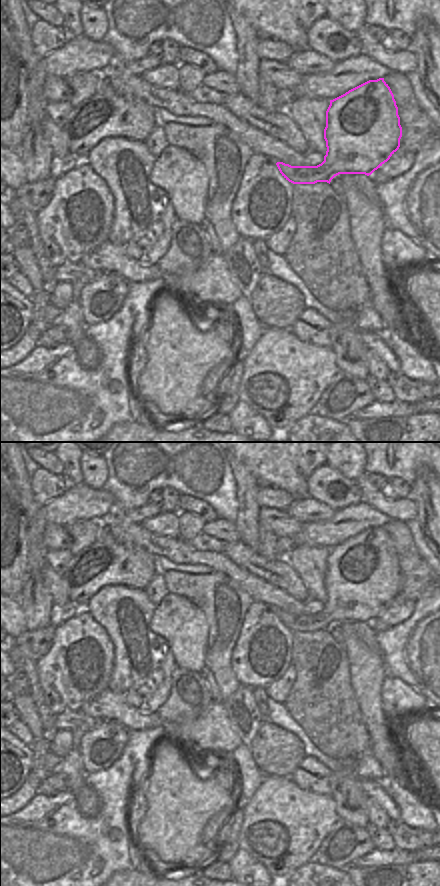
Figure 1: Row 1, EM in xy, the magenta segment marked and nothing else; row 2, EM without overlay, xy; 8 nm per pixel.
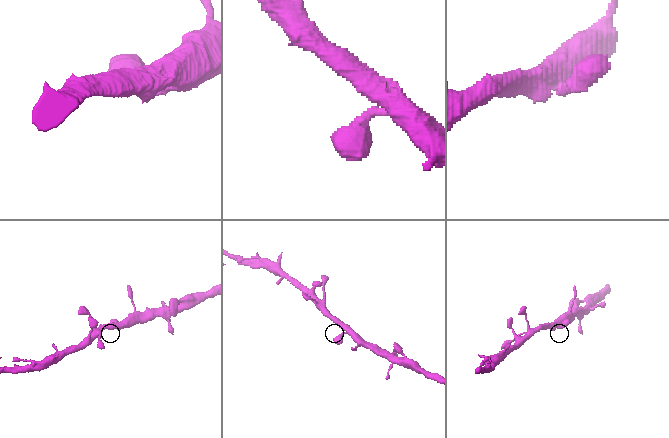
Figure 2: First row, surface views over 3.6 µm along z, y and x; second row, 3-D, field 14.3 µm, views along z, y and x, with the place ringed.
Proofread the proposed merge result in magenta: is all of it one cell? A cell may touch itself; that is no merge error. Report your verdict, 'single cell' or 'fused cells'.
single cell

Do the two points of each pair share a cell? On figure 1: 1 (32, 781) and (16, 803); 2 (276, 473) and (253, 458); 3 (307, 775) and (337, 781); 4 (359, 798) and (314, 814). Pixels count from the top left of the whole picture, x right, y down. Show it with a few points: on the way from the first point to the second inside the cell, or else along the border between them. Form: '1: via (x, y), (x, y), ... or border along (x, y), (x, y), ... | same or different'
1: via (30, 786), (20, 798) | same
2: via (270, 467), (259, 458) | same
3: border along (332, 772), (330, 775), (329, 793) | different
4: border along (329, 794), (335, 803), (335, 812), (338, 817) | different

